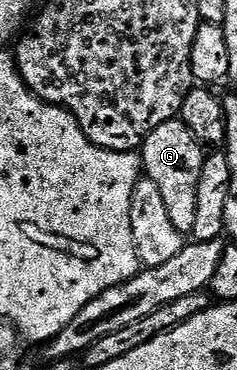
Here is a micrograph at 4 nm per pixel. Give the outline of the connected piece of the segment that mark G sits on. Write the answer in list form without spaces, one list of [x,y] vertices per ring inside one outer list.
[[[172,120],[161,124],[161,128],[153,128],[149,136],[144,138],[141,147],[143,160],[142,173],[161,192],[161,200],[165,200],[165,208],[169,208],[169,218],[173,226],[184,236],[190,235],[197,224],[197,190],[201,184],[201,170],[205,157],[205,147],[197,141],[193,132],[181,120]]]

